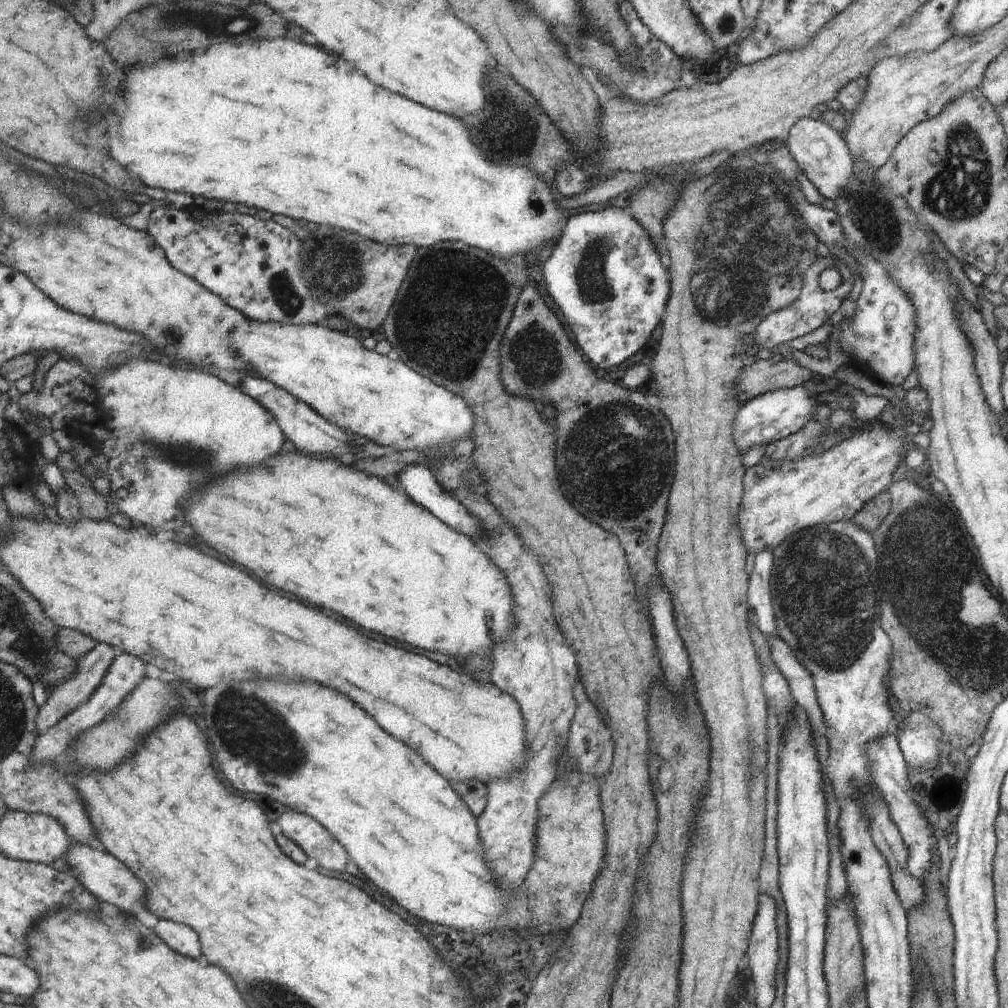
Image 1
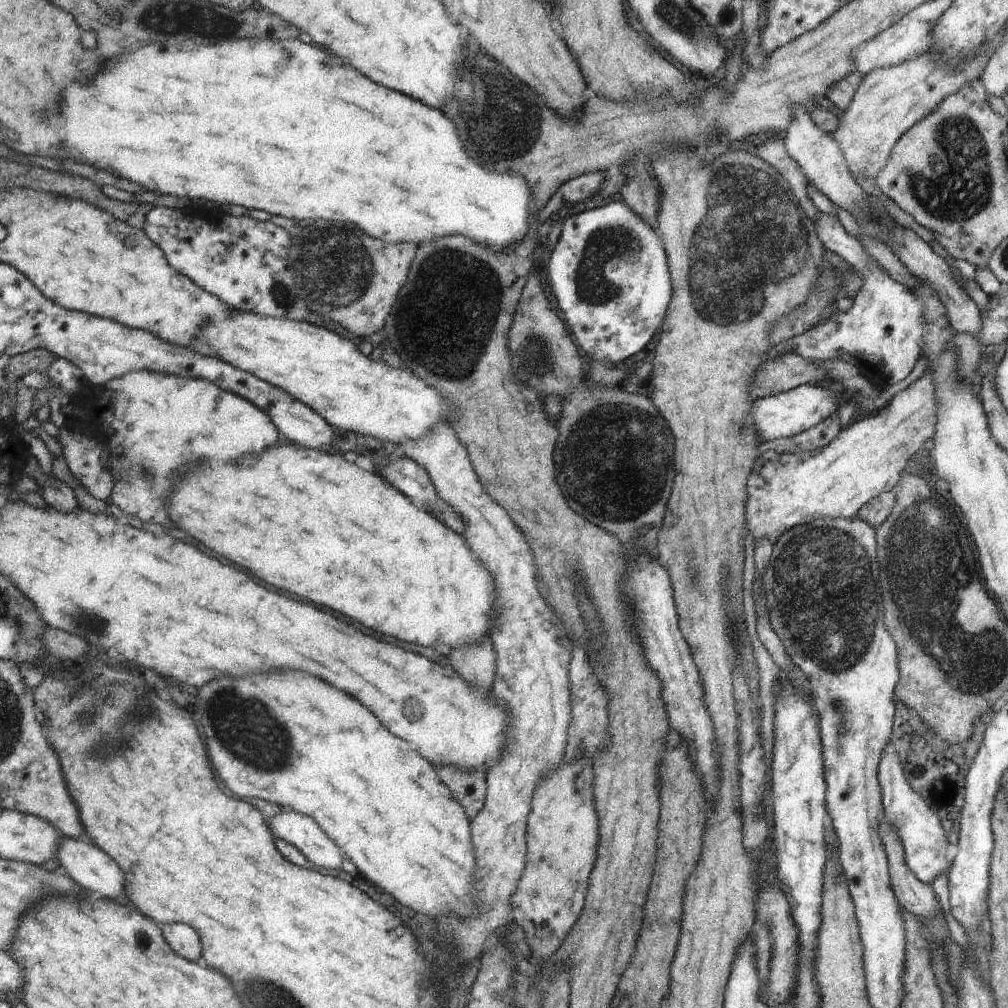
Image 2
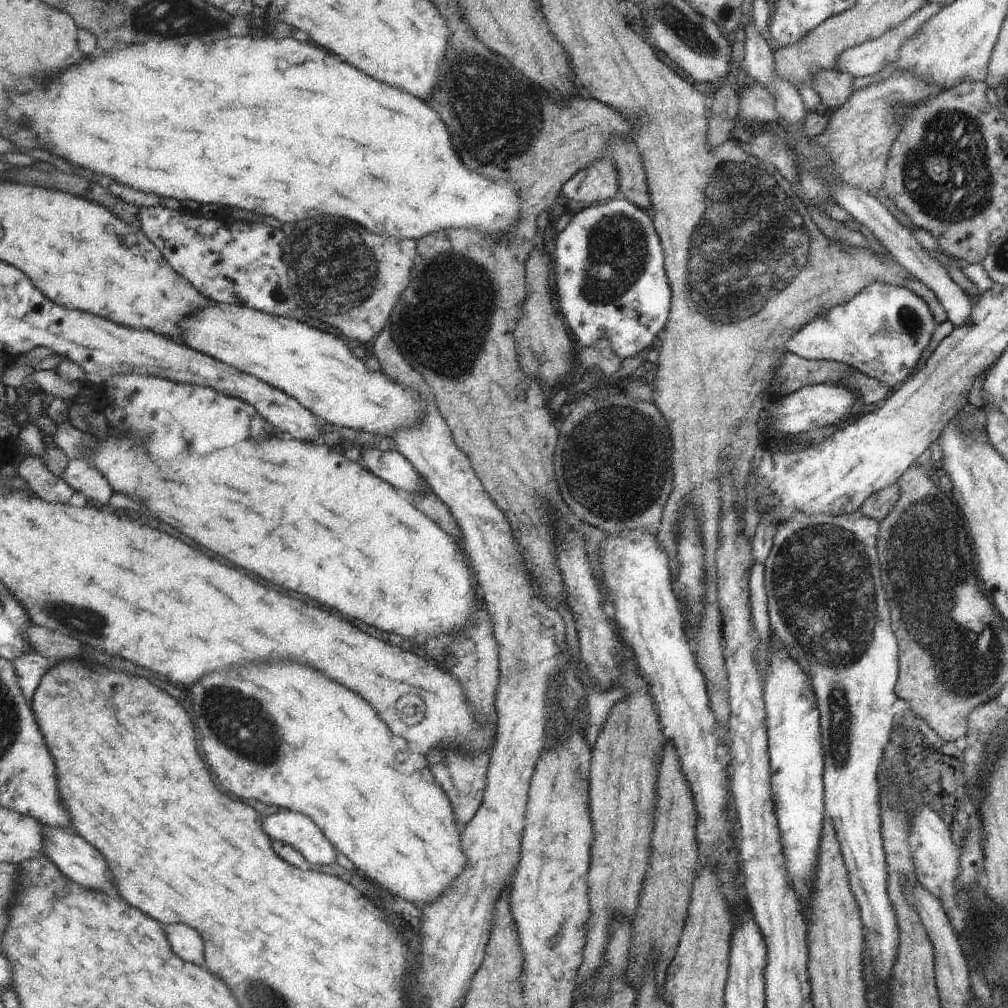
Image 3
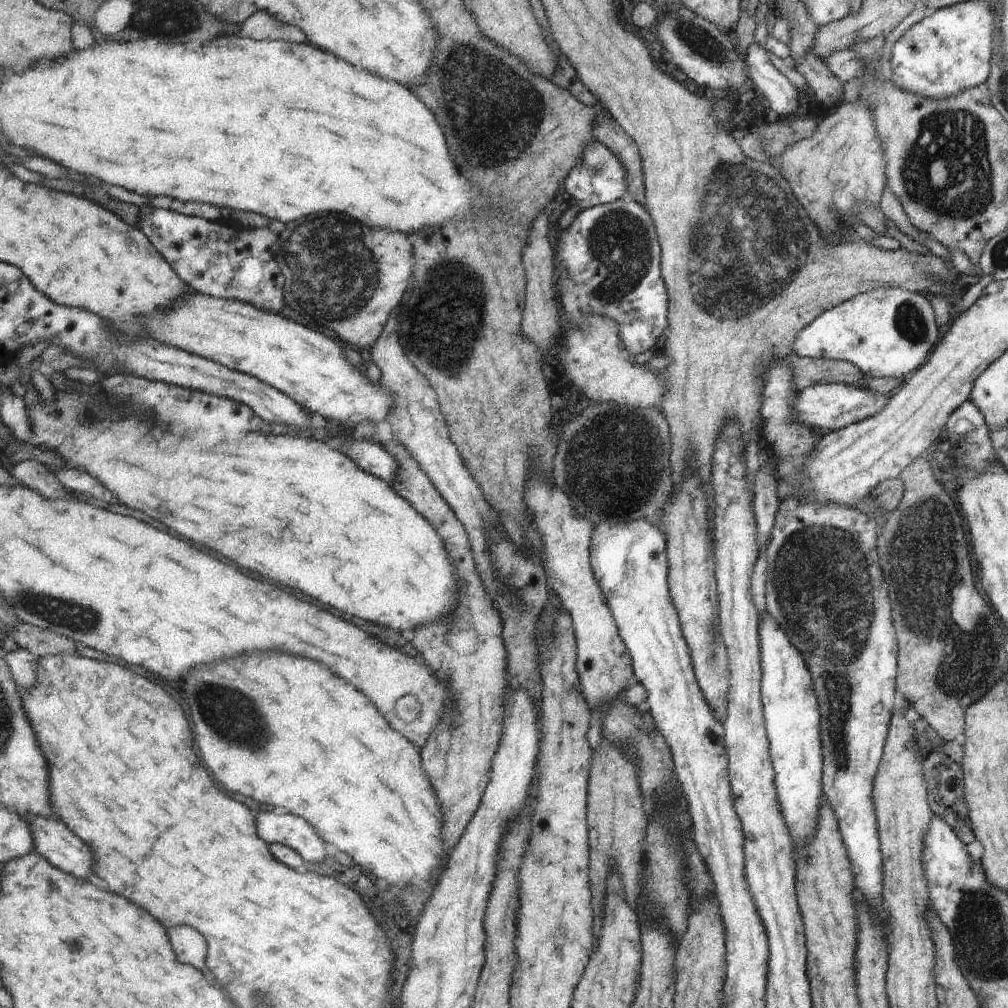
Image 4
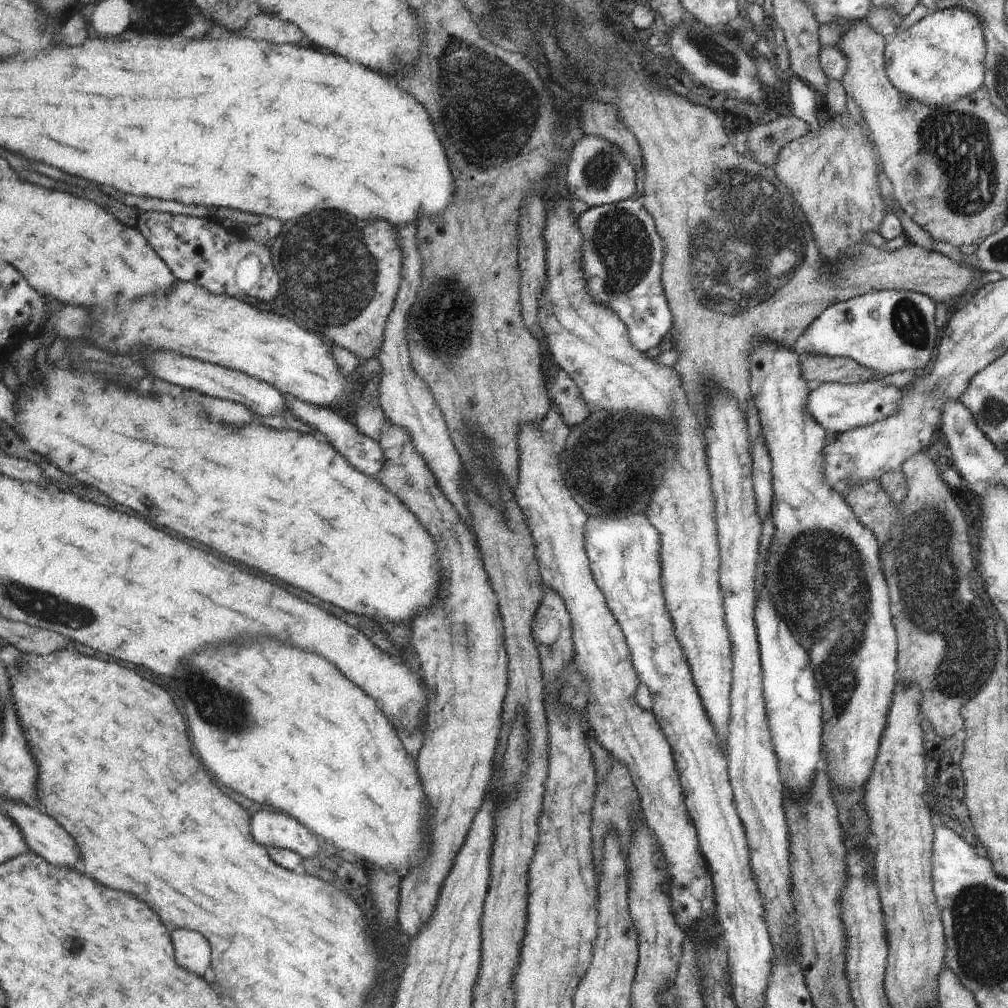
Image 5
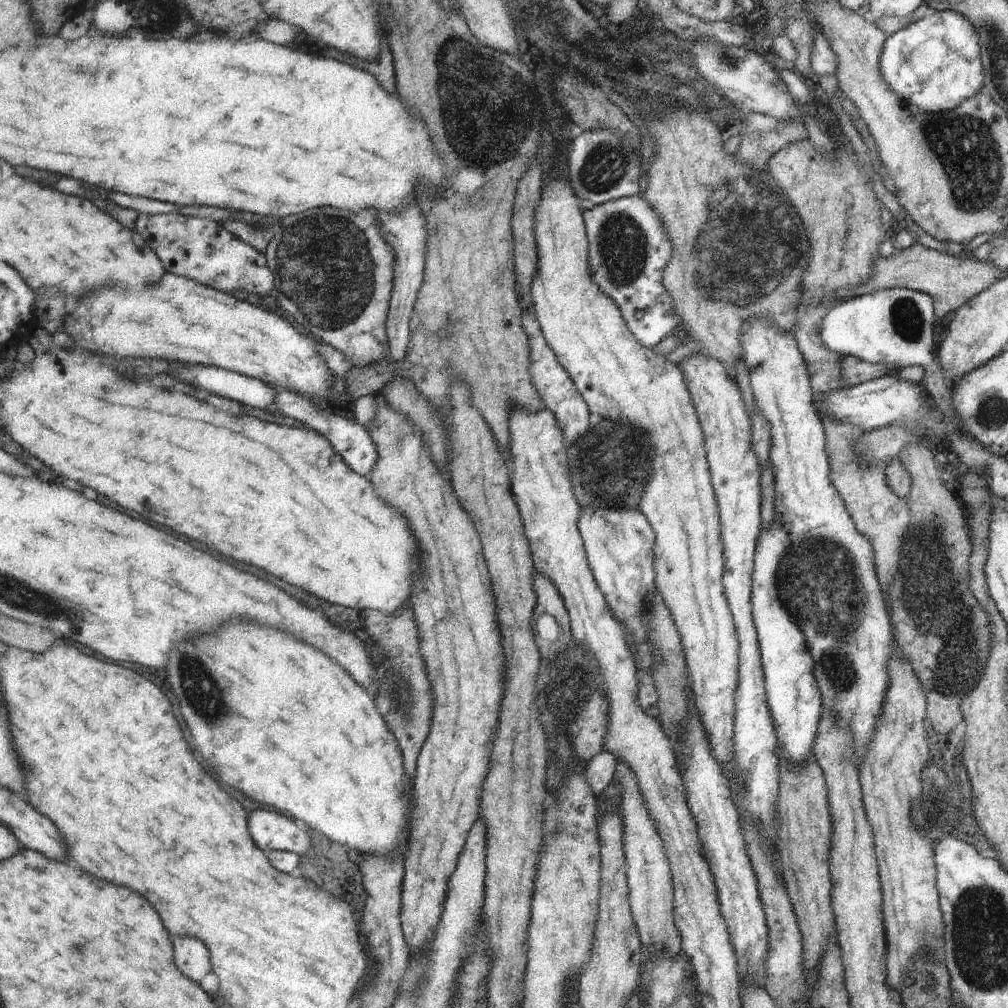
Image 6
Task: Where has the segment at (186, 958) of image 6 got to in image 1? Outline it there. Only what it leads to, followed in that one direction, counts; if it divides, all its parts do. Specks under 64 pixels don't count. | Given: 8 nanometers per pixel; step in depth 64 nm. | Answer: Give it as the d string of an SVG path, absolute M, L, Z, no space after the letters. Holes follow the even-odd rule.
M159 920L159 924L153 928L173 950L181 952L183 956L195 958L199 960L203 956L201 952L201 942L199 936L193 928L179 924L179 922L171 922L171 920Z

